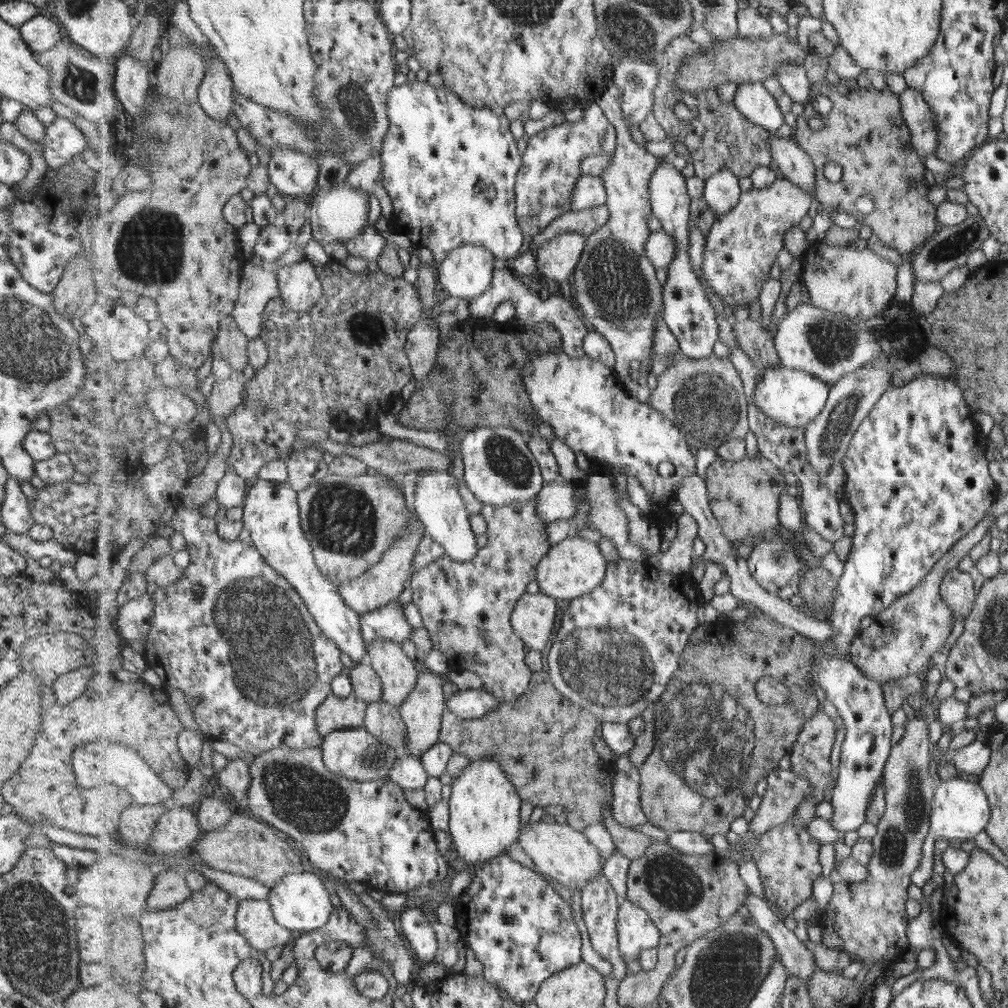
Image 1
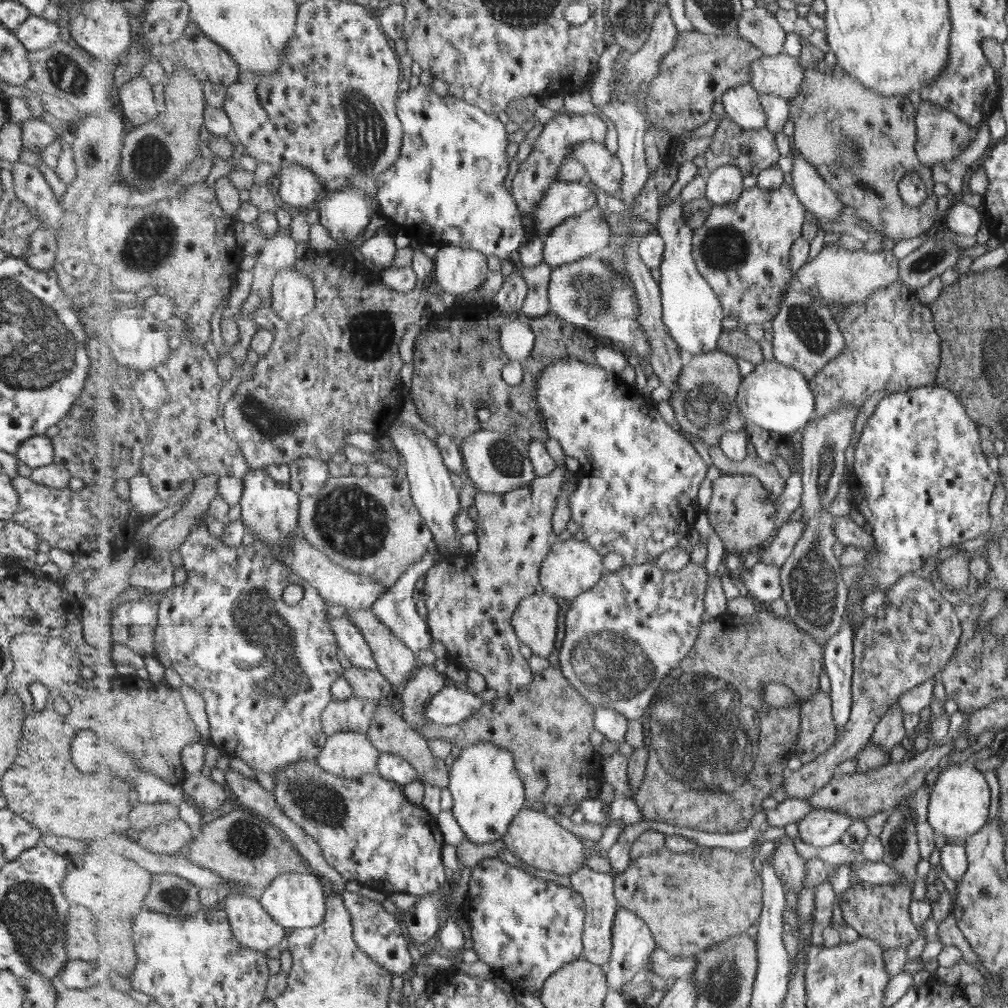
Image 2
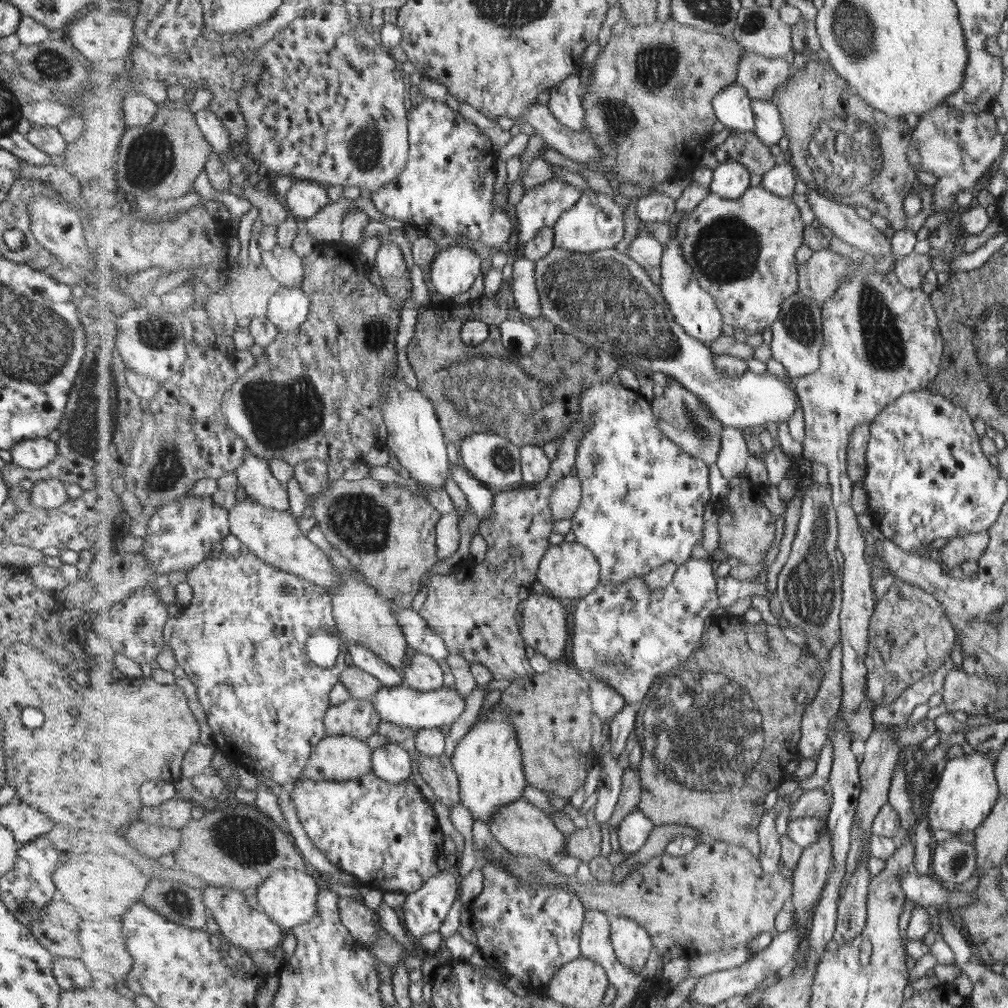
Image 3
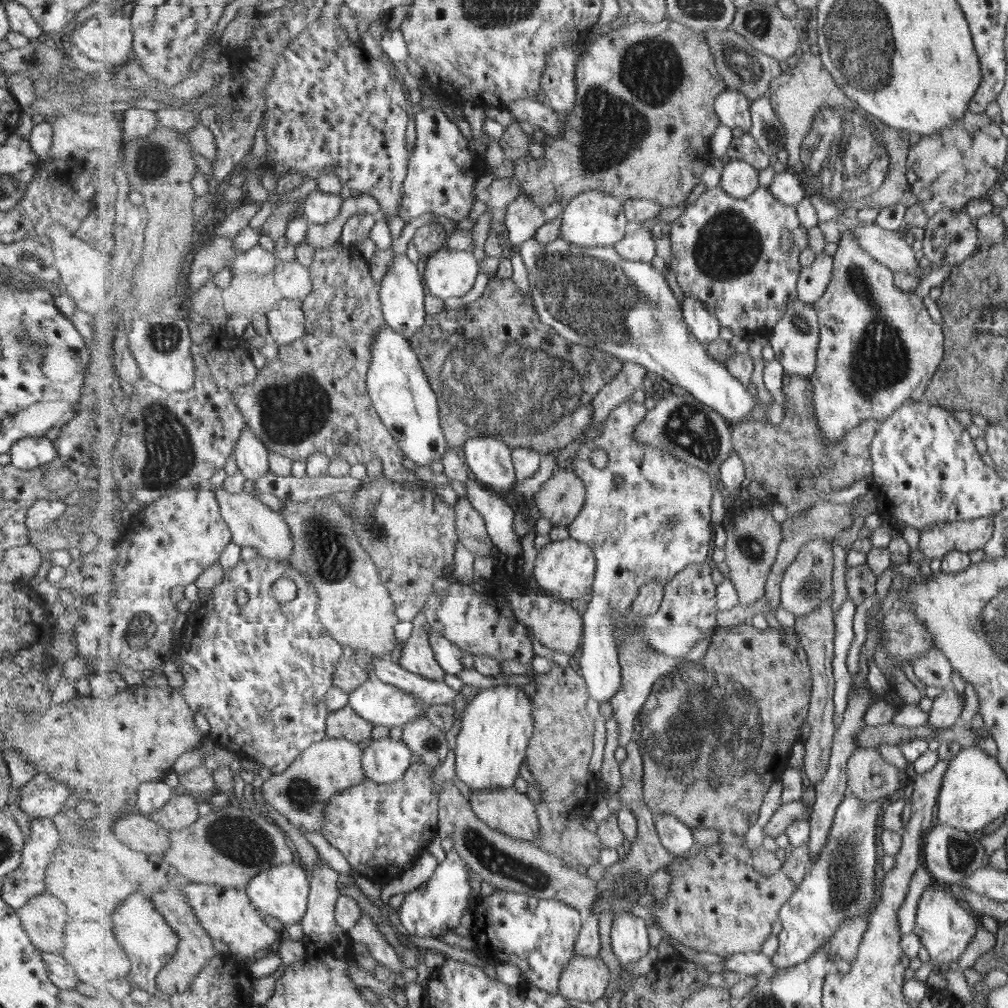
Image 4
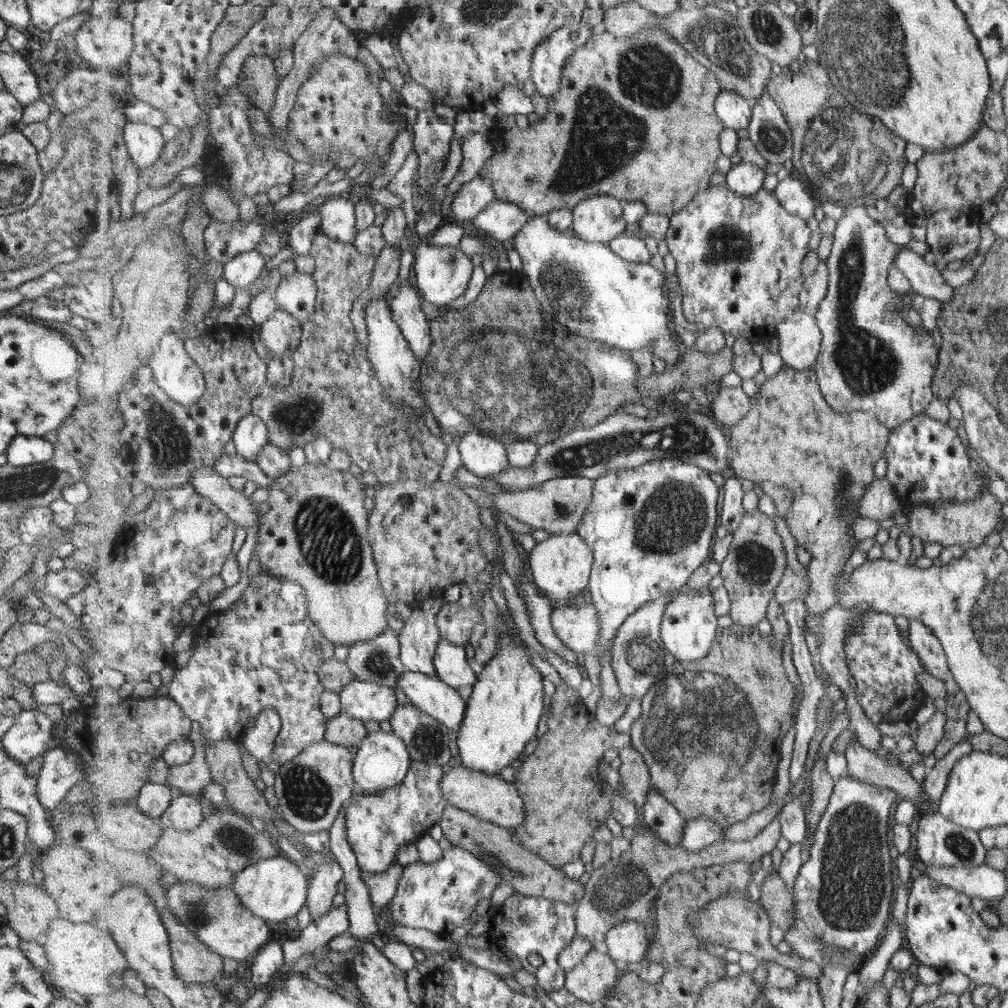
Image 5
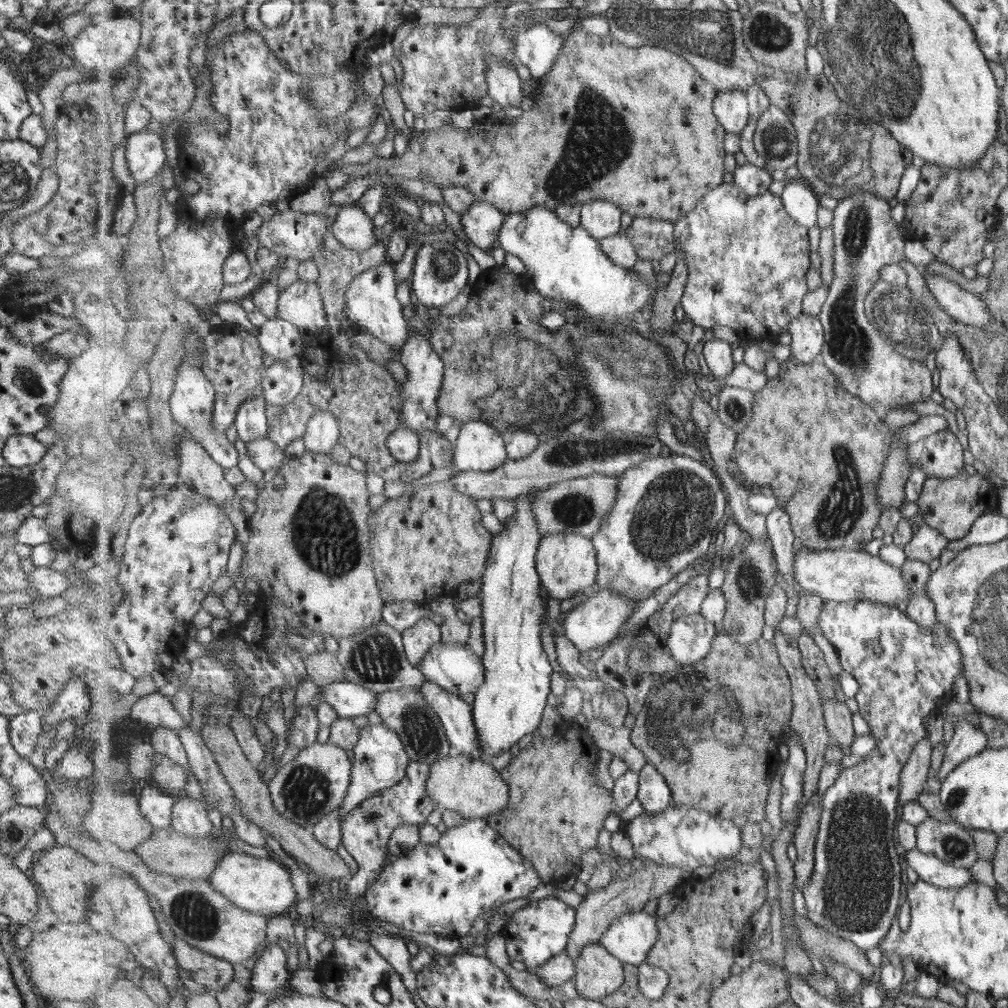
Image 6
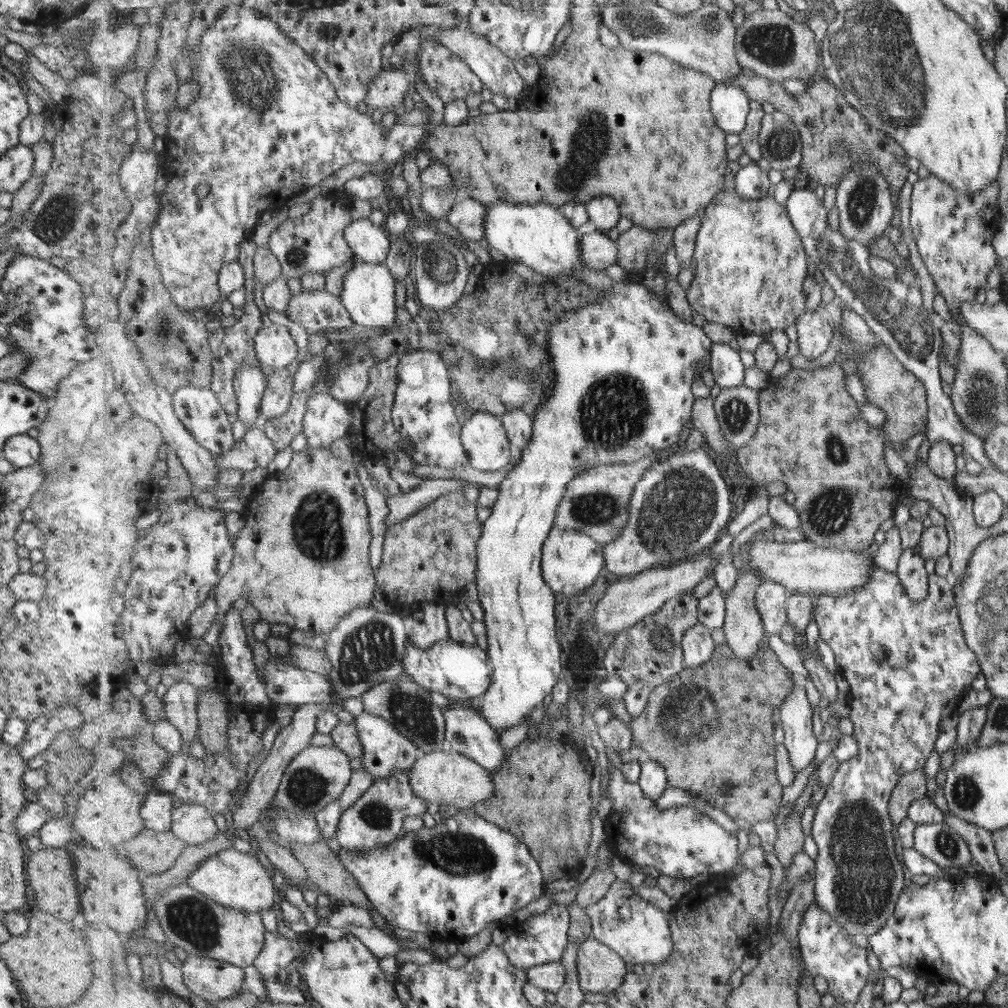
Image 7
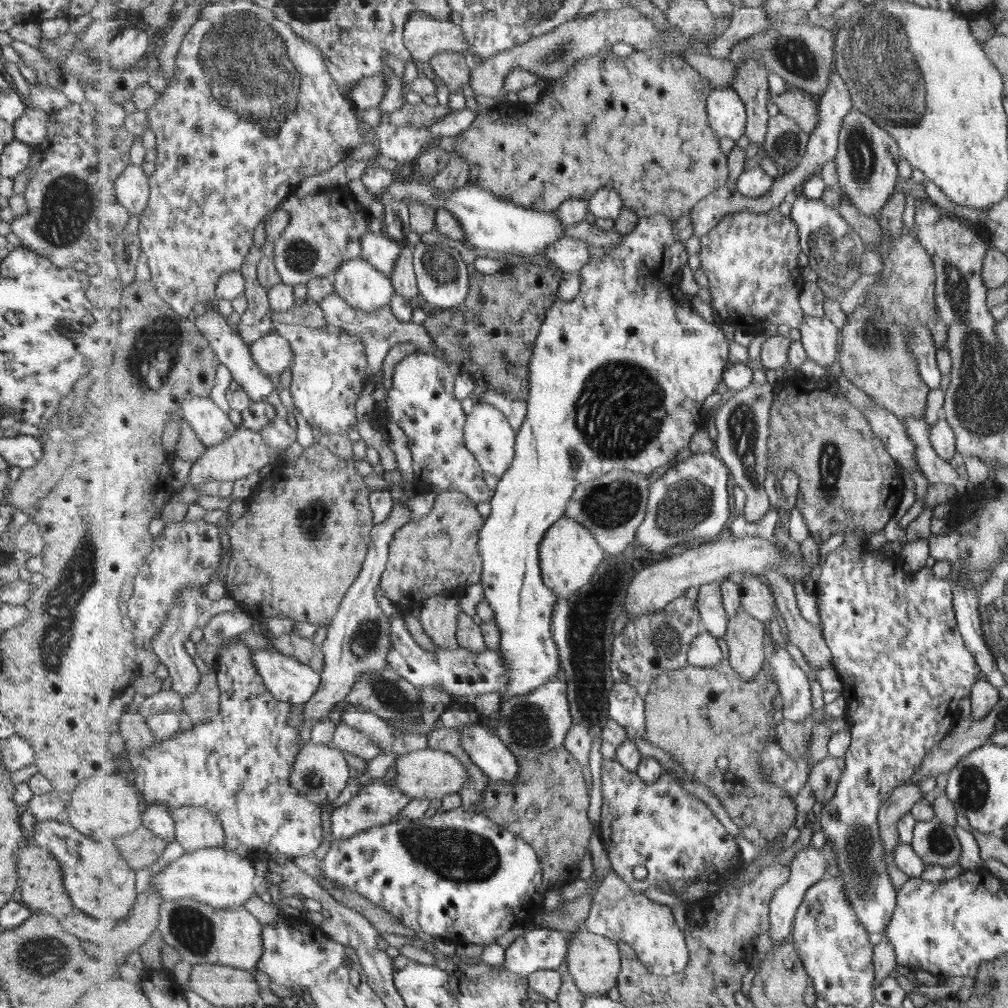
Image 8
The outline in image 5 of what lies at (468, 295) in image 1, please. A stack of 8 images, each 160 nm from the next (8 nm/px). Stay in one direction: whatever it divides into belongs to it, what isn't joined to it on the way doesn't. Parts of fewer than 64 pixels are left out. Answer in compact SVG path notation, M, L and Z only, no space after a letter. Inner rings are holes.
M416 244L416 249L413 268L416 286L423 299L439 307L465 294L474 273L473 260L466 252L458 246L433 247L425 244Z

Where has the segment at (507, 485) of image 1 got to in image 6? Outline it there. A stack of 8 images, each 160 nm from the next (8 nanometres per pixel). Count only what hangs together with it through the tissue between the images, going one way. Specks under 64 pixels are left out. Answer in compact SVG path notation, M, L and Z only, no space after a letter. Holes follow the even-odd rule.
M484 420L469 421L460 425L459 429L458 439L455 441L455 458L453 458L452 464L457 473L495 471L506 464L508 451L503 432L499 429L493 428L492 424Z

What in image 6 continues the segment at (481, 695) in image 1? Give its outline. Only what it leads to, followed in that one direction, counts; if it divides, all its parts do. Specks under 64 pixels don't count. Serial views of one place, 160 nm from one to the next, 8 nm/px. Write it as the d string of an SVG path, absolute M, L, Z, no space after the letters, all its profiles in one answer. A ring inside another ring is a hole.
M347 680L319 688L315 699L317 703L331 704L341 719L365 717L371 710L376 712L376 693Z

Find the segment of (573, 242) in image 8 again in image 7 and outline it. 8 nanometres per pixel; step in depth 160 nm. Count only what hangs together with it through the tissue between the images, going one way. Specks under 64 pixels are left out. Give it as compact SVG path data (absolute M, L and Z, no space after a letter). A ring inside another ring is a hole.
M594 232L581 237L580 256L588 268L603 270L609 264L618 264L618 244L605 234Z

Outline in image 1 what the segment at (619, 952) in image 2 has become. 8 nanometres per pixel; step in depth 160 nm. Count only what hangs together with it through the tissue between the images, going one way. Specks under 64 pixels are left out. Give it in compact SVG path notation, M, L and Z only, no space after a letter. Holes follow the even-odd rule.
M627 898L621 901L619 910L619 945L623 959L636 960L644 951L659 947L662 933L651 915Z

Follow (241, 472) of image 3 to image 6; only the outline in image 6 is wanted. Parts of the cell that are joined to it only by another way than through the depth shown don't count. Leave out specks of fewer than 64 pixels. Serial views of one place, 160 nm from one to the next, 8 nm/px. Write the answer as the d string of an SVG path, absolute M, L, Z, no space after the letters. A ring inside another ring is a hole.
M264 395L250 398L240 406L235 427L238 437L245 444L267 436L269 420L267 420L267 402Z

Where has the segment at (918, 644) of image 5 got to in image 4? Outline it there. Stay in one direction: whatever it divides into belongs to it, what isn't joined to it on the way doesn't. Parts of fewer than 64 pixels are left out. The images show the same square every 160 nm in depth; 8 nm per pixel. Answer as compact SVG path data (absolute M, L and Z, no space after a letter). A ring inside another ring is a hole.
M937 647L917 655L912 666L914 674L926 686L945 688L950 685L952 668L943 651Z

